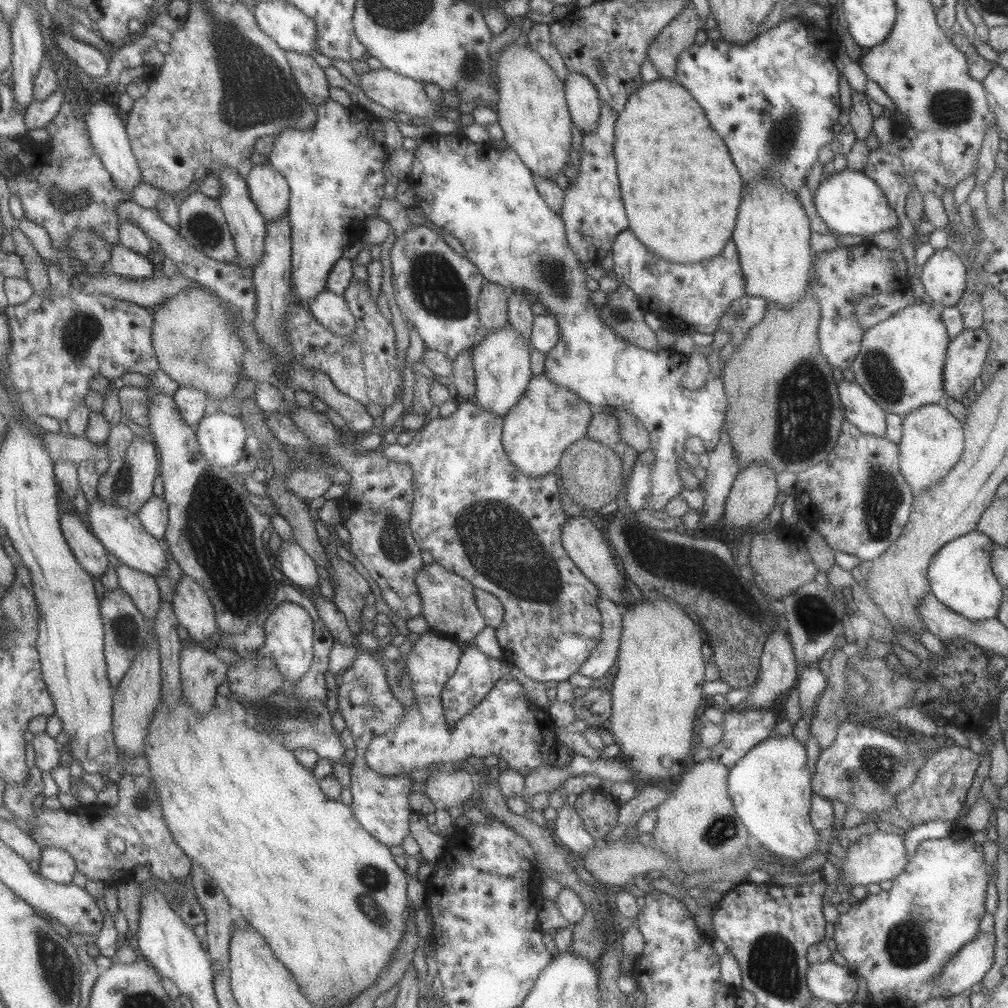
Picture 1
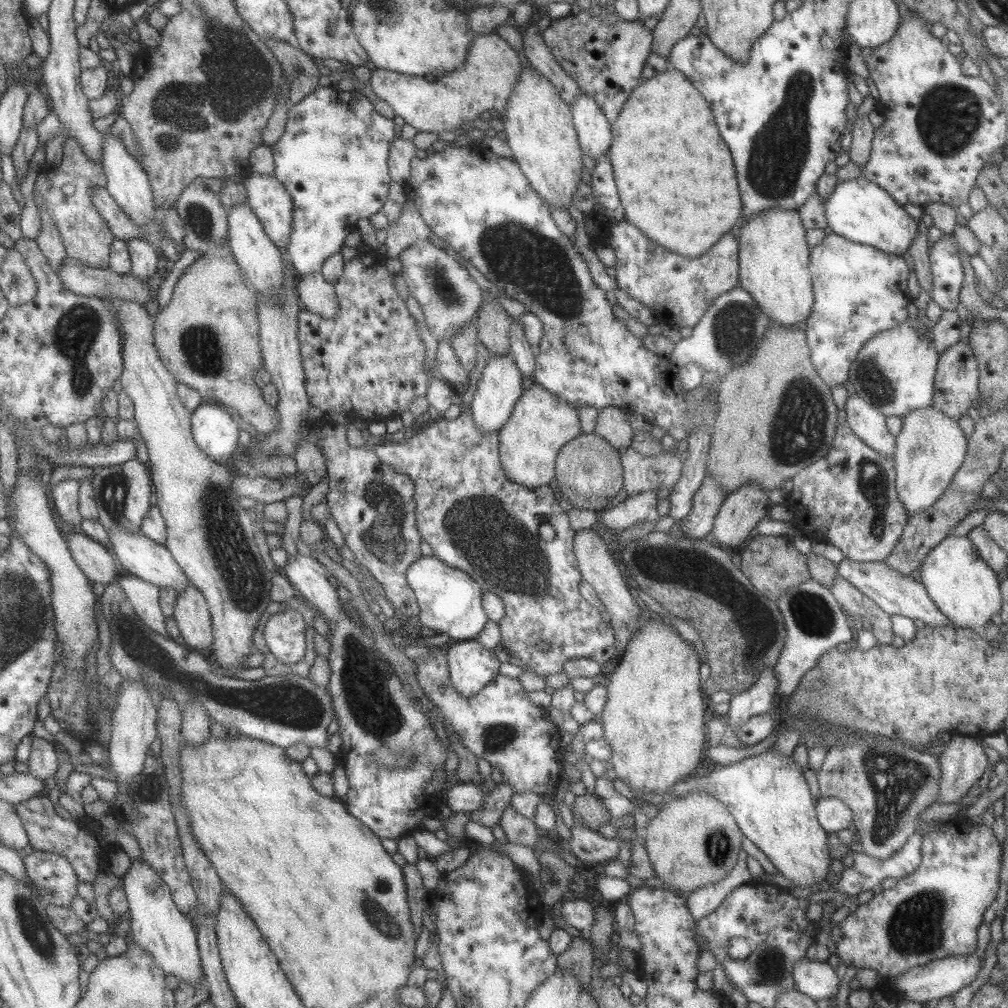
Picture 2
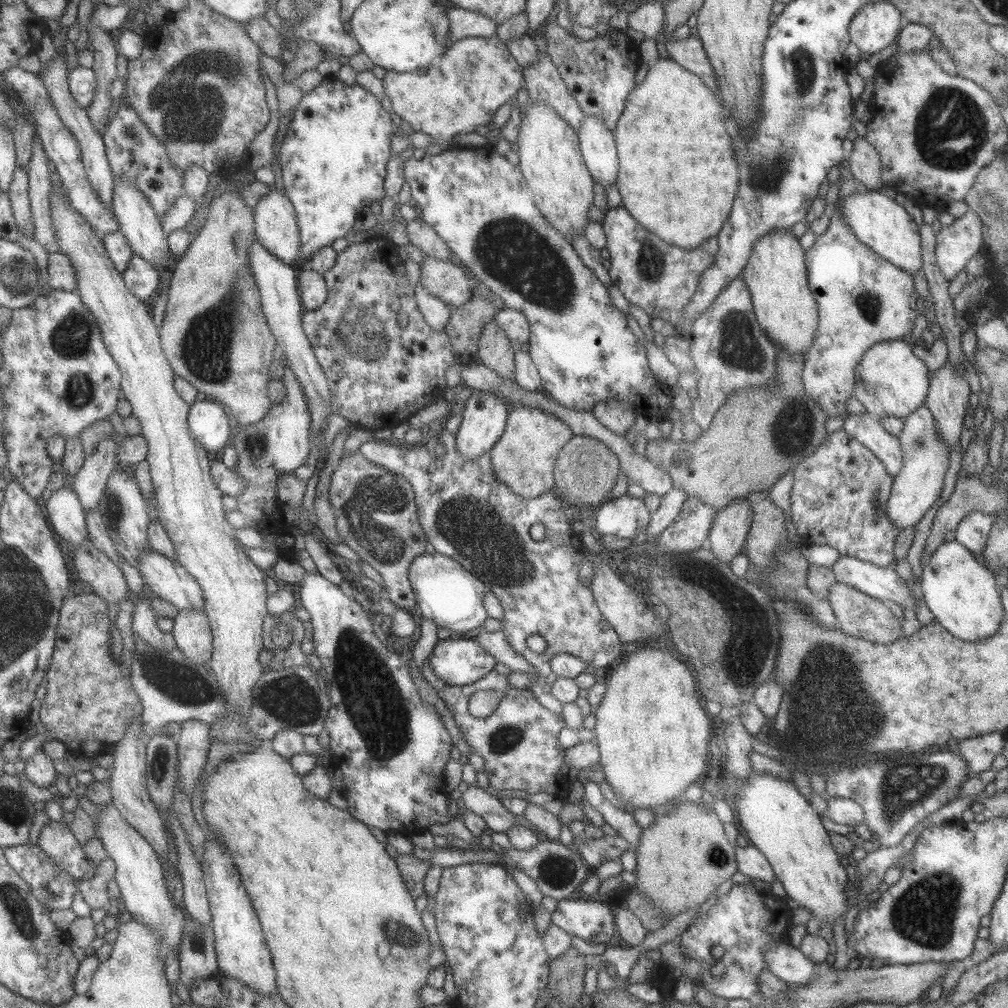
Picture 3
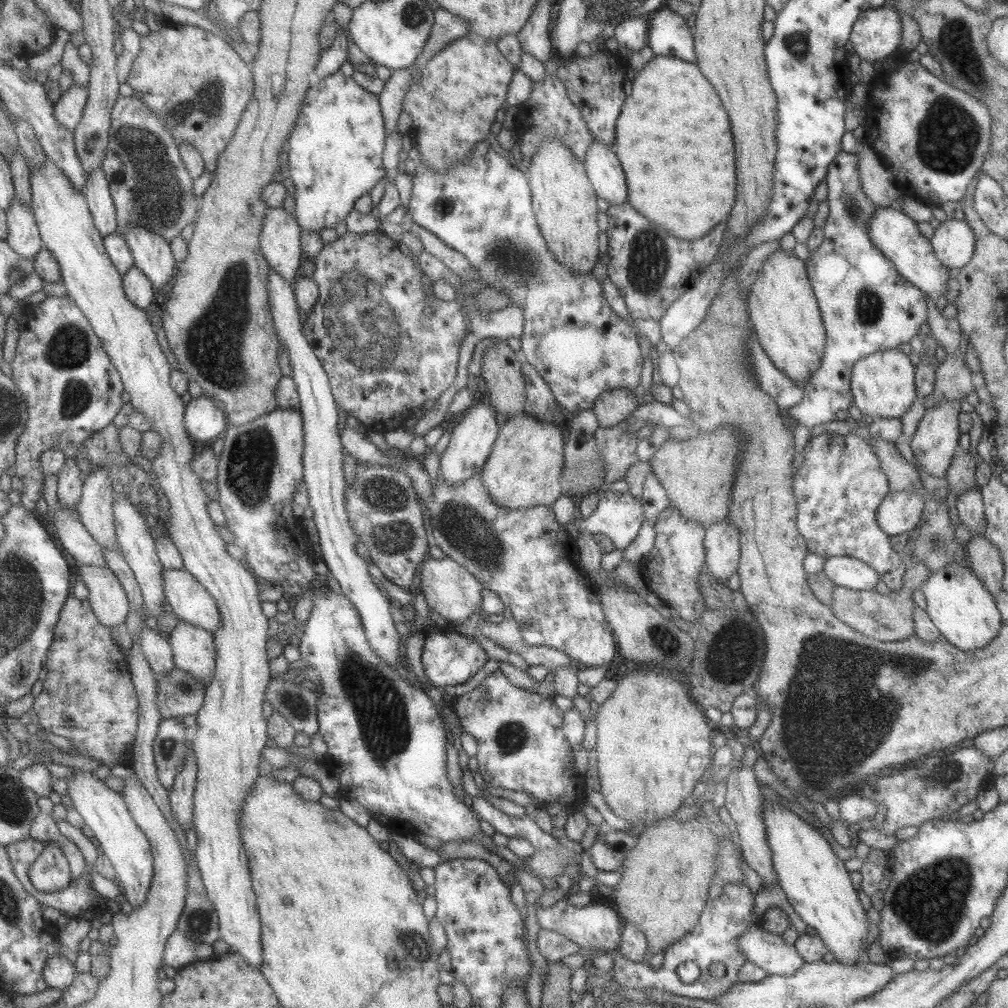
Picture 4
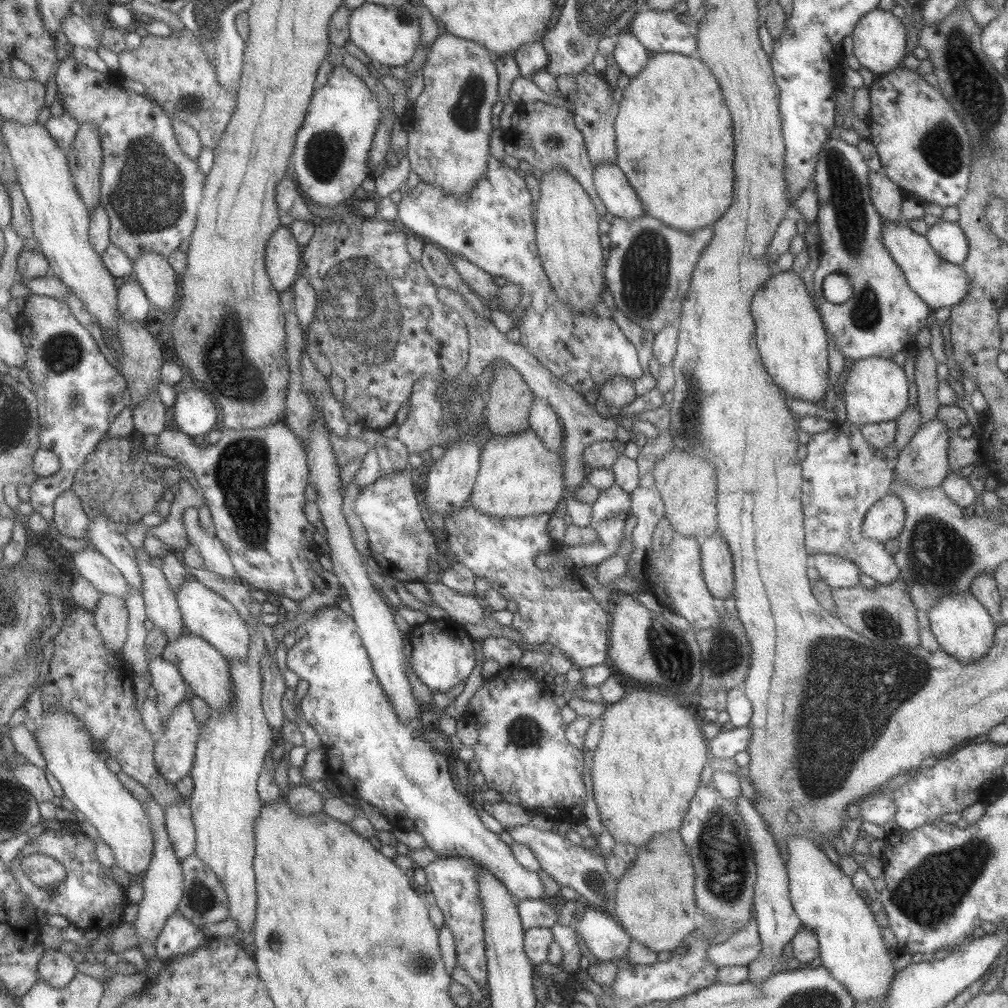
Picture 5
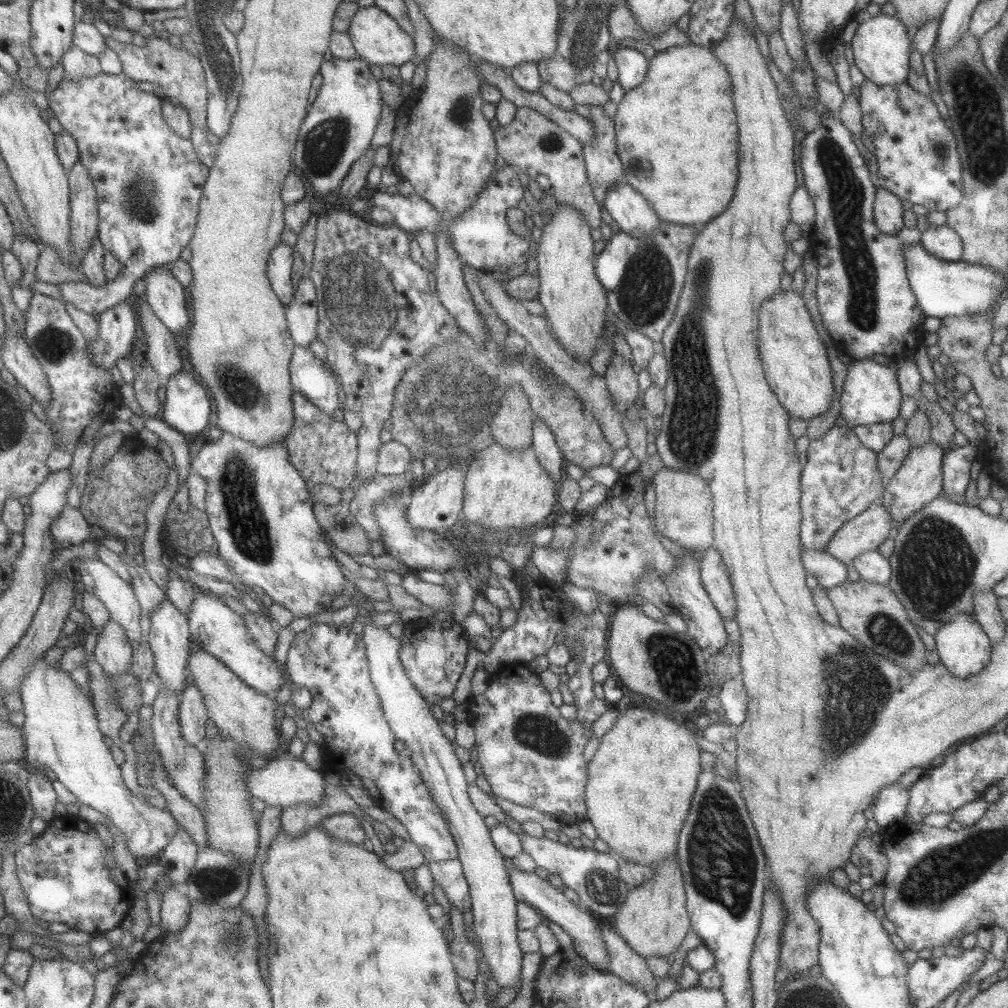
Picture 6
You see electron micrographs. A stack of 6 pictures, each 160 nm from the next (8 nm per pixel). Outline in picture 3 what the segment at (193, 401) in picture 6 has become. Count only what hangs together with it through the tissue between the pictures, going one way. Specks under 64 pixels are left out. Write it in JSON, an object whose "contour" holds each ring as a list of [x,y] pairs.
{"contour":[[[208,398],[190,405],[186,416],[192,437],[210,455],[221,450],[232,436],[232,418],[225,415],[223,406]]]}

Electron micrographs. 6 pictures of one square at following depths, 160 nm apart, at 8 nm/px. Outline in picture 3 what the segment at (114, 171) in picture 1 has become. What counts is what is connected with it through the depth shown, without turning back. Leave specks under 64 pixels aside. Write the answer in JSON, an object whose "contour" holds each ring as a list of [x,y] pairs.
{"contour":[[[116,180],[115,192],[114,212],[120,224],[120,231],[127,239],[132,254],[136,254],[147,261],[154,270],[163,270],[163,266],[167,264],[167,258],[169,258],[169,250],[167,250],[167,240],[165,240],[162,223],[157,214],[154,213],[150,203],[137,190],[136,186],[132,186],[124,180]]]}

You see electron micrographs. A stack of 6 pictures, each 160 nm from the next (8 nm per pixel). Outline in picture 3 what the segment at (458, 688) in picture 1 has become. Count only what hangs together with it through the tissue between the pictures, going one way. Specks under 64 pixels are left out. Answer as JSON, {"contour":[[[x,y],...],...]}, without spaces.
{"contour":[[[437,639],[426,658],[437,678],[447,685],[465,686],[493,671],[496,660],[471,639]]]}

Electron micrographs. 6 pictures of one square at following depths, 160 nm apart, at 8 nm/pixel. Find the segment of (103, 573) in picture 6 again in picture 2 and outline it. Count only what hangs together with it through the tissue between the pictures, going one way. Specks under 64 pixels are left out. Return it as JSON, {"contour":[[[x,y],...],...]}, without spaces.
{"contour":[[[63,480],[52,488],[52,499],[58,515],[74,530],[81,530],[84,516],[80,511],[80,488],[82,481]]]}

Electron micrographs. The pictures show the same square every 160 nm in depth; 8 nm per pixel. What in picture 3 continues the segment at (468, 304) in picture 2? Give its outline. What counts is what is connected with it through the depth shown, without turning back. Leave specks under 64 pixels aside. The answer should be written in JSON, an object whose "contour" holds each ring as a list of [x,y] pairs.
{"contour":[[[426,256],[419,266],[419,282],[423,288],[433,296],[443,299],[452,310],[471,297],[468,278],[456,261],[437,260]]]}

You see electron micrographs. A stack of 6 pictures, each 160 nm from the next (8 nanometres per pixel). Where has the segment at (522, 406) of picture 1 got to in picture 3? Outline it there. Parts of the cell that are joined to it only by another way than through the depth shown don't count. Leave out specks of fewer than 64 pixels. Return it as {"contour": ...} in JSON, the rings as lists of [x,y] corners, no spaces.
{"contour":[[[511,406],[503,434],[489,450],[491,469],[495,480],[502,482],[513,494],[521,498],[537,498],[546,492],[555,492],[553,465],[560,450],[573,435],[571,429],[552,414],[531,407]]]}

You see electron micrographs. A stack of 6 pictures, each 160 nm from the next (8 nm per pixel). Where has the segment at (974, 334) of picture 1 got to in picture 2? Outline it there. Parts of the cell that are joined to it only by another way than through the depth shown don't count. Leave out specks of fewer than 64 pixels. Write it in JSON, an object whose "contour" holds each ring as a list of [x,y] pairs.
{"contour":[[[959,340],[959,343],[949,347],[949,349],[939,354],[936,372],[933,382],[933,402],[931,407],[951,420],[961,418],[967,414],[969,404],[980,397],[978,392],[978,374],[977,361],[969,349],[969,344]]]}

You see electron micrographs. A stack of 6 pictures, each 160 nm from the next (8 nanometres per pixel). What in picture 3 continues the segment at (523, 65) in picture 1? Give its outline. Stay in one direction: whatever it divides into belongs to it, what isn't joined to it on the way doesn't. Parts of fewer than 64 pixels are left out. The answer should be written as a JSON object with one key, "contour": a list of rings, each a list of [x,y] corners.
{"contour":[[[530,102],[521,114],[517,136],[518,167],[524,176],[528,189],[532,192],[532,201],[543,215],[547,224],[570,243],[576,234],[582,234],[587,224],[589,206],[593,202],[593,179],[584,165],[579,145],[578,135],[555,114],[555,111],[544,102]]]}

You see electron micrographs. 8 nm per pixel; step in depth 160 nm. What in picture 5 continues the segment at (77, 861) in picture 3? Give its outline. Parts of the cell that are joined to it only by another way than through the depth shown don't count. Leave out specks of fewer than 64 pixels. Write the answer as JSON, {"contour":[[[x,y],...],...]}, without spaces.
{"contour":[[[45,854],[26,856],[22,862],[23,871],[39,888],[51,888],[59,882],[67,880],[67,867],[65,863],[57,862],[55,858]]]}

